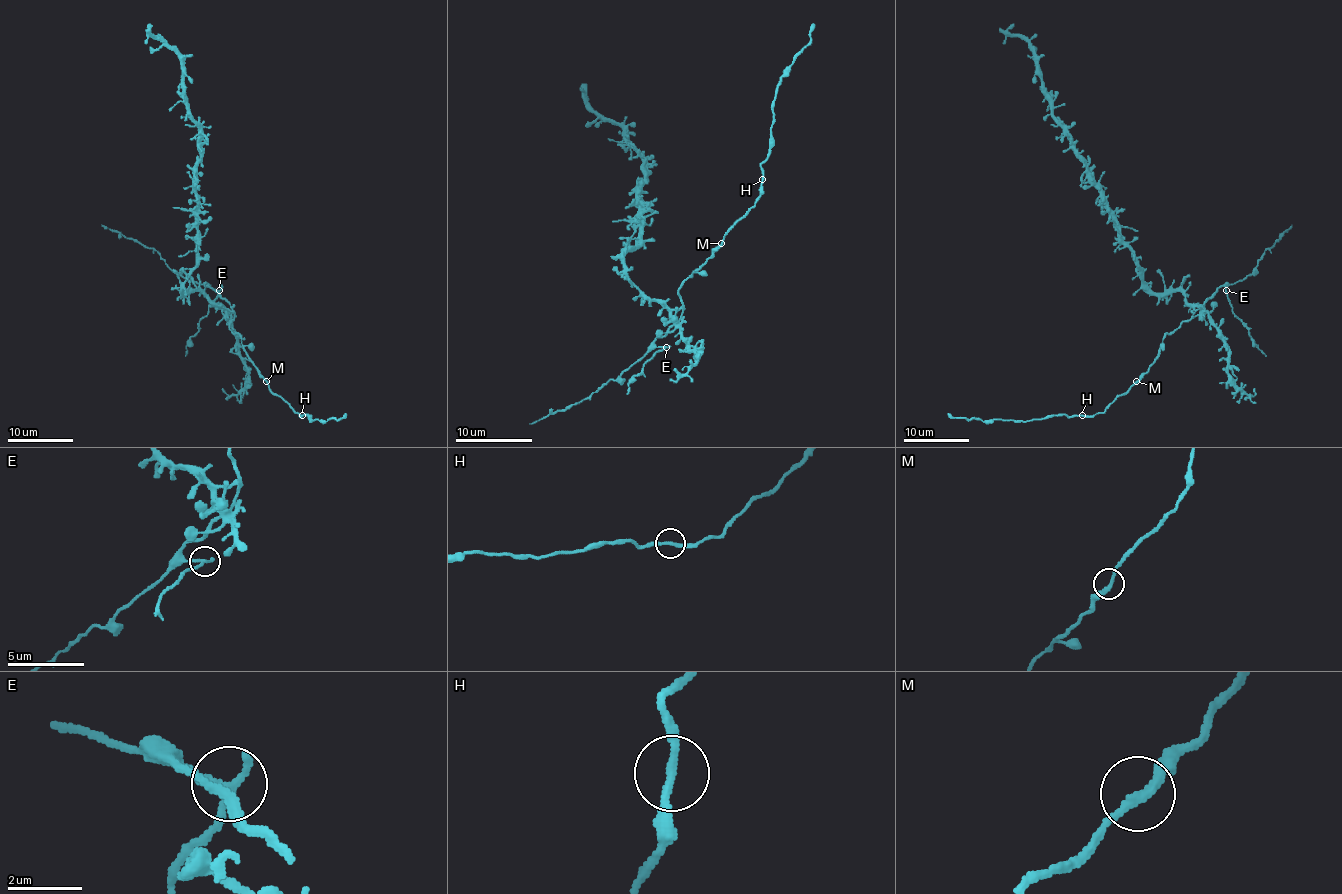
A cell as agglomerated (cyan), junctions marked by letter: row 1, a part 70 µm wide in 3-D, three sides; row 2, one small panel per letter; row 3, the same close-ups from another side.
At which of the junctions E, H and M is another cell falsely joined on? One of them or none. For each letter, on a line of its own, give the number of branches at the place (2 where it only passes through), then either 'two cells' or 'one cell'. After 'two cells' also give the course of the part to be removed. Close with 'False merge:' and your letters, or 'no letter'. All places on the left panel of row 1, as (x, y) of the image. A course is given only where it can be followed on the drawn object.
E: 2 | two cells | (218, 291), (208, 312), (198, 324), (185, 356)
H: 2 | one cell
M: 2 | one cell
False merge: E

